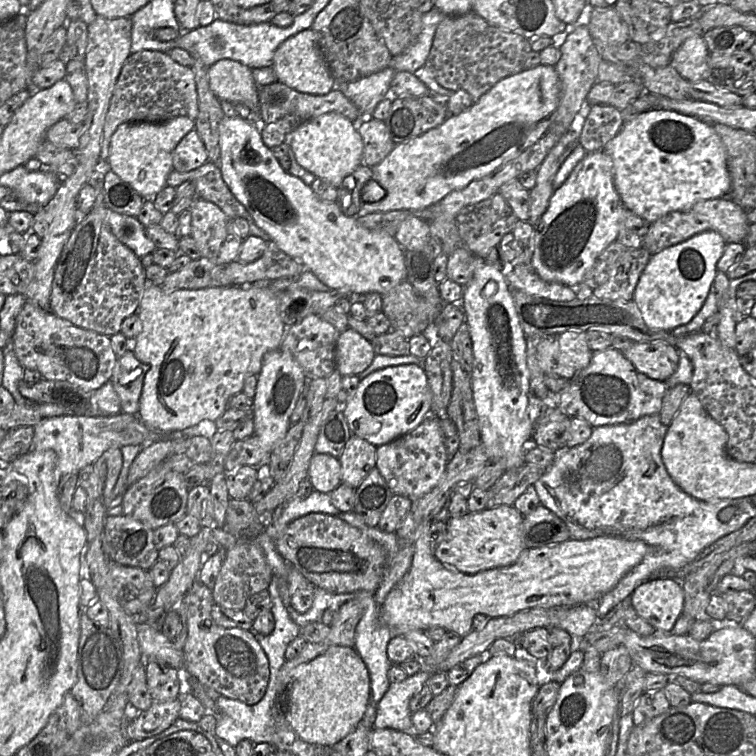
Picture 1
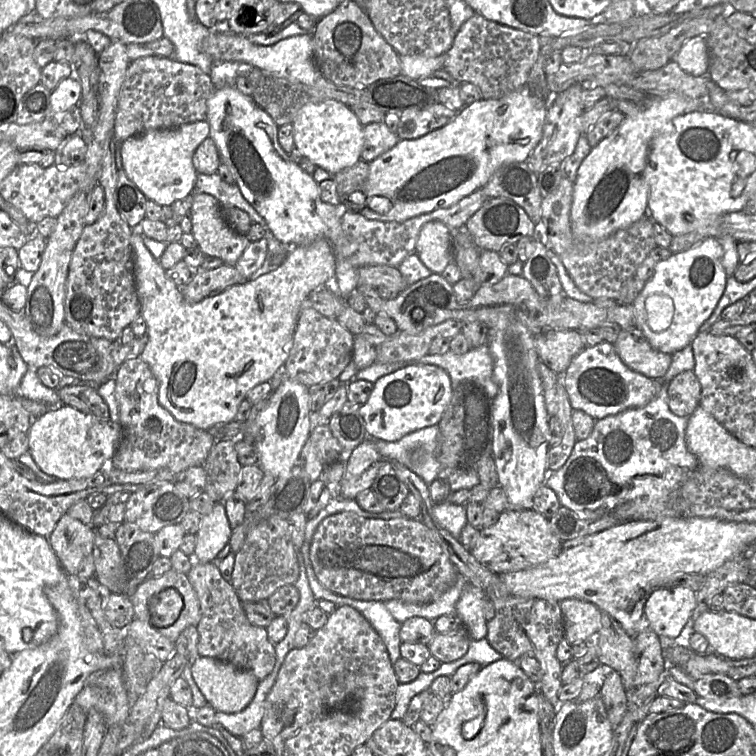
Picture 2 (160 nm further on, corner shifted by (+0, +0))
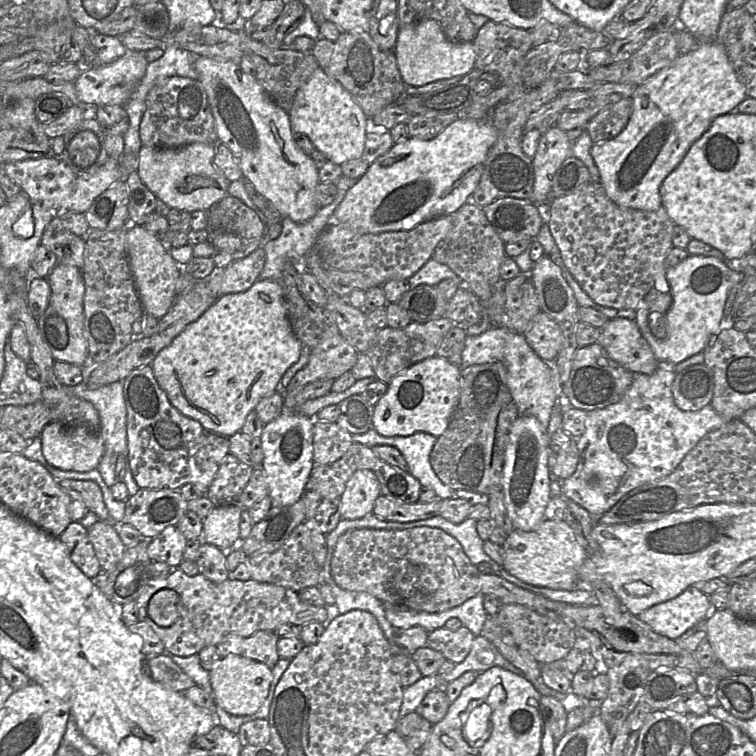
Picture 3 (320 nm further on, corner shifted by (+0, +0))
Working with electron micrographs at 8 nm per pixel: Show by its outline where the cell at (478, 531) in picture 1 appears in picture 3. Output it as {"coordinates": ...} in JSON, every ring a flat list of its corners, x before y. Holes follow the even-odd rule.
{"coordinates":[[544,519,533,531,514,530,502,545,505,550,503,567,523,582,556,590,592,590,591,583,579,579,579,570,588,557,587,549,578,541,573,529,563,520]]}

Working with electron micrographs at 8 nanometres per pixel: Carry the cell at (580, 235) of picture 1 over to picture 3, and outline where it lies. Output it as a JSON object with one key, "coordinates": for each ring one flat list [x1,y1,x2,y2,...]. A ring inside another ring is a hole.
{"coordinates":[[715,40,700,42,695,50,679,55,671,66,652,75,637,87,632,96,632,114,625,129,612,140,591,148,600,184,608,198,627,209,647,212,660,209,660,187,666,177,679,165,691,145,705,133,712,121,730,113,746,97,745,87,737,79,724,47]]}

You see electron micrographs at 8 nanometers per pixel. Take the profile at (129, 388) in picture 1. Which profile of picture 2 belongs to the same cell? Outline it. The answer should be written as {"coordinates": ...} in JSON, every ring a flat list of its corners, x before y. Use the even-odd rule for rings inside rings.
{"coordinates":[[140,357,124,361,113,374,116,398,119,404,122,439,110,462,116,469,134,472,166,468,181,474,191,467,202,466,216,440,207,430,178,421,158,400,159,385,149,365]]}

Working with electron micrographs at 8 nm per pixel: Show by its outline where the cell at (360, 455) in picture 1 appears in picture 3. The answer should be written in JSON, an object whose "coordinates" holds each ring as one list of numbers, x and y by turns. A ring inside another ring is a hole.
{"coordinates":[[369,469,355,471,339,499,342,519,355,520,373,513,375,500,380,495,380,483,374,472]]}

